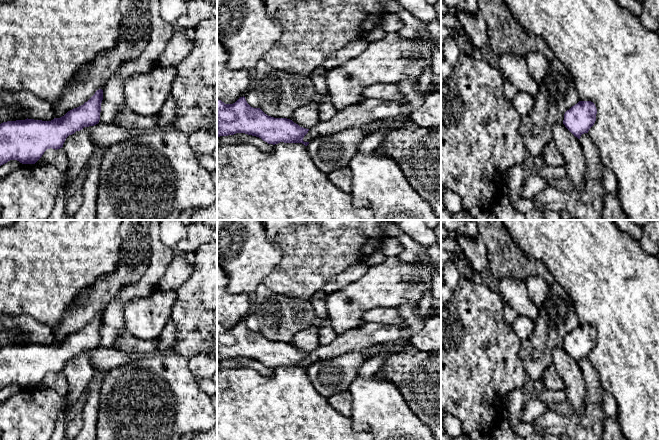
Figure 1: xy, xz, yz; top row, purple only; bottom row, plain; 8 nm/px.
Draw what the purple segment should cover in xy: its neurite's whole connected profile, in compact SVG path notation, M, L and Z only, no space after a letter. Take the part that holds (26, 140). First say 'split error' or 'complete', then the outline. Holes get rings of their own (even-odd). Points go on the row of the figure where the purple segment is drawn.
complete; M99 89L83 105L51 121L34 119L0 124L0 166L10 160L35 164L47 149L60 149L66 138L84 127L99 123L103 90Z

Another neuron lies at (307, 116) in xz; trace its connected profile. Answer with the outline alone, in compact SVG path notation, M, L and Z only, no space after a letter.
M314 101L303 107L299 107L295 110L290 118L294 123L300 127L310 129L320 122L319 119L319 102Z

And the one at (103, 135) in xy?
M115 123L110 124L96 124L91 132L91 139L95 146L101 148L108 148L120 141L123 141L130 136L137 135L141 131L135 129L129 129L117 125Z

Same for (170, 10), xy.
M160 0L160 15L170 24L175 24L177 19L186 12L187 2L184 0Z

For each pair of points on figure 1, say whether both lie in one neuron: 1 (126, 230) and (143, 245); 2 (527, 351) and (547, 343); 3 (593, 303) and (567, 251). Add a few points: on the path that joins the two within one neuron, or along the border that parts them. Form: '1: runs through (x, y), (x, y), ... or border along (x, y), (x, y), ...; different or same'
1: runs through (130, 232), (139, 241); same
2: runs through (532, 351), (542, 343); same
3: runs through (593, 290), (593, 277), (580, 264); same

